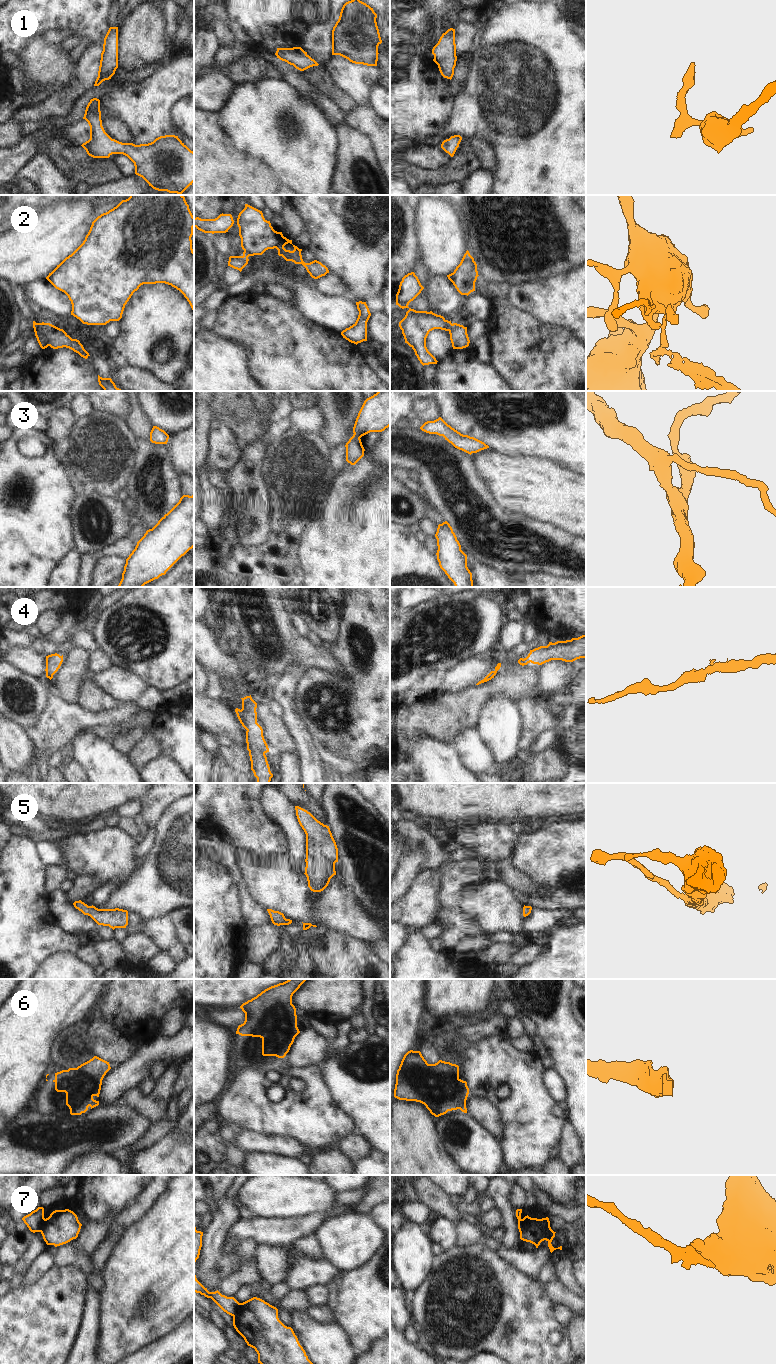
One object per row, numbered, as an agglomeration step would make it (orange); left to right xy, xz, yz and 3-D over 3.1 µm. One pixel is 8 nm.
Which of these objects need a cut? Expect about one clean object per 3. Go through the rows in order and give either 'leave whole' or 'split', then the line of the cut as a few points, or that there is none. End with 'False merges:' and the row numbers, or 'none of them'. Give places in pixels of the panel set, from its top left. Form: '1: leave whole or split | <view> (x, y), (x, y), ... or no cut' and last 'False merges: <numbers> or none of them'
1: leave whole | no cut
2: split | yz (452, 324), (448, 330)
3: leave whole | no cut
4: leave whole | no cut
5: leave whole | no cut
6: leave whole | no cut
7: split | xz (240, 1303), (239, 1309), (233, 1317)
False merges: 2, 7

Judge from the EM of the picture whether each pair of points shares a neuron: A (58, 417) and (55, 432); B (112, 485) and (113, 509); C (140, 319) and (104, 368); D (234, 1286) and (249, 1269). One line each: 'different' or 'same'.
A: same
B: different
C: different
D: same

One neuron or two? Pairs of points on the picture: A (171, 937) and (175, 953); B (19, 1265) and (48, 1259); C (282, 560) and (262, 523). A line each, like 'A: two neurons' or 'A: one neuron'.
A: two neurons
B: two neurons
C: two neurons

